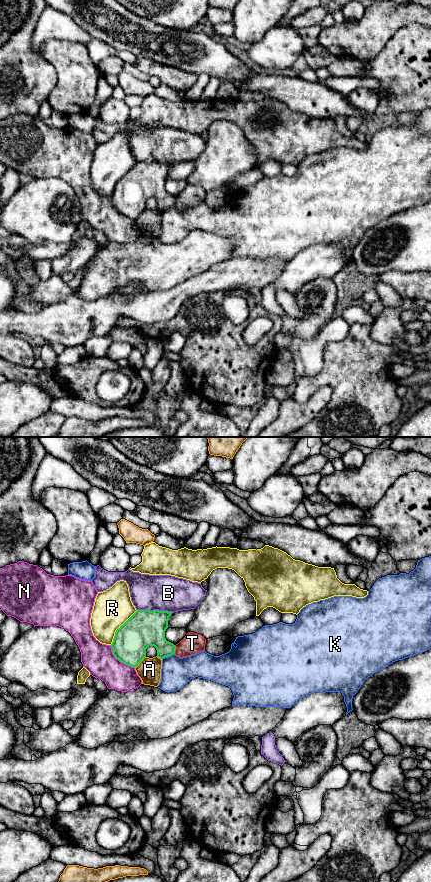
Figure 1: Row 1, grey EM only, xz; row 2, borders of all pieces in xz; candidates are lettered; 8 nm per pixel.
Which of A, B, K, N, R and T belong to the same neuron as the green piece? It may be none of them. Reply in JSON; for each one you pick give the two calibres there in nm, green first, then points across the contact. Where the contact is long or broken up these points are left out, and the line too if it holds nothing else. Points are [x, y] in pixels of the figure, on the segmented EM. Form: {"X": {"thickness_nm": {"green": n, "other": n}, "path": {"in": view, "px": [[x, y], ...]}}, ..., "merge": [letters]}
{"merge": []}

